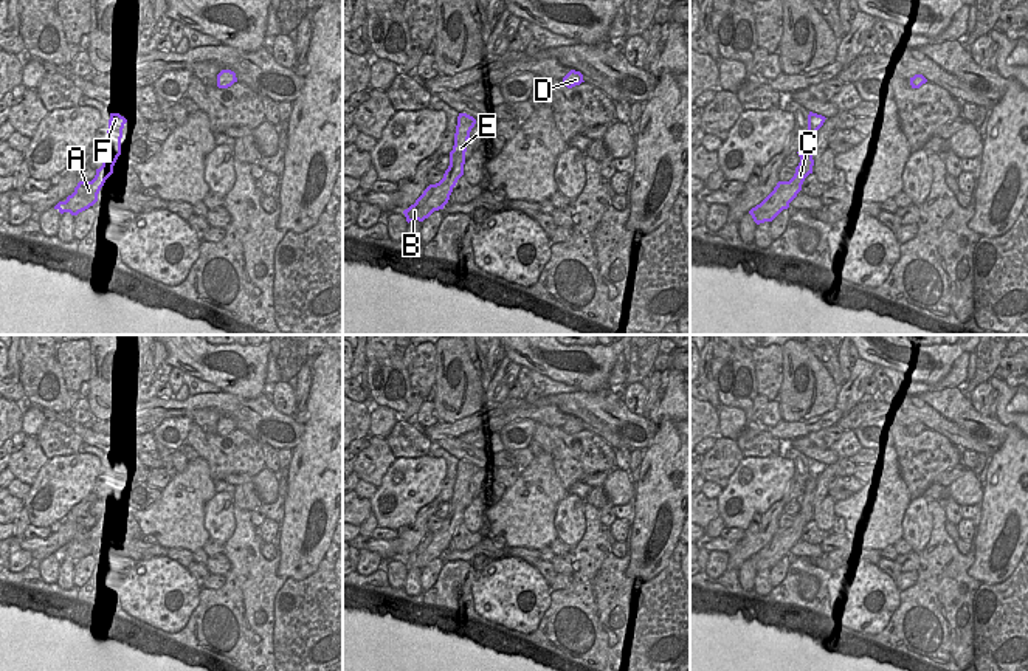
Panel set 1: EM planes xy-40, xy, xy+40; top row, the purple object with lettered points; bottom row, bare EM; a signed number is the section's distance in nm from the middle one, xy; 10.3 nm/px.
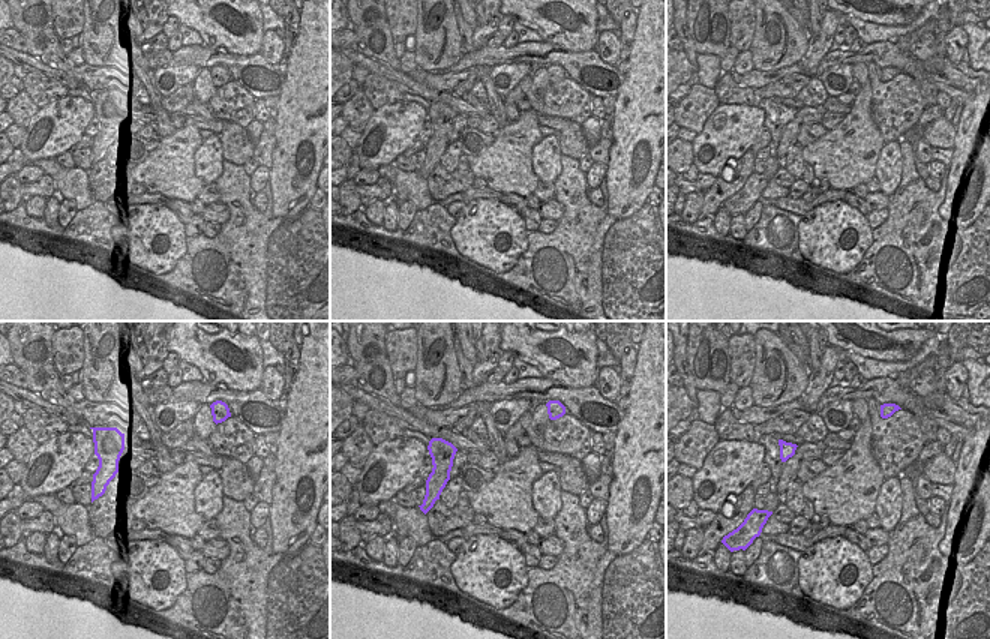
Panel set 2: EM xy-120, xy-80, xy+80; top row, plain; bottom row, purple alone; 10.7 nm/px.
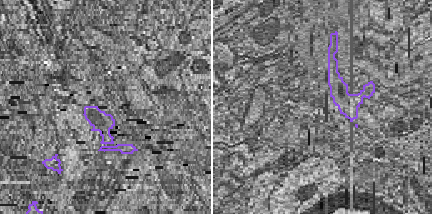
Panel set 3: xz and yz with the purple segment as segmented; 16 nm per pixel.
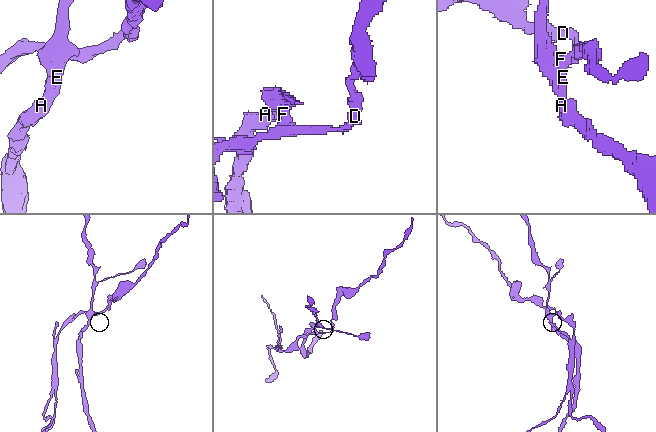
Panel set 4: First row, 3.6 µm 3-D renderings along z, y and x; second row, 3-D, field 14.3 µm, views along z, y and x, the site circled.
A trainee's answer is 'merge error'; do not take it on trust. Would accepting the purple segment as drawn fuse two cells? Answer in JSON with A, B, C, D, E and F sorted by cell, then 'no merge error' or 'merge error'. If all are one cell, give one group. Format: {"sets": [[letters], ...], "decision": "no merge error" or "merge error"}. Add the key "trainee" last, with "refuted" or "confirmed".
{"sets": [["A", "B", "C", "E", "F"], ["D"]], "decision": "merge error", "trainee": "confirmed"}

